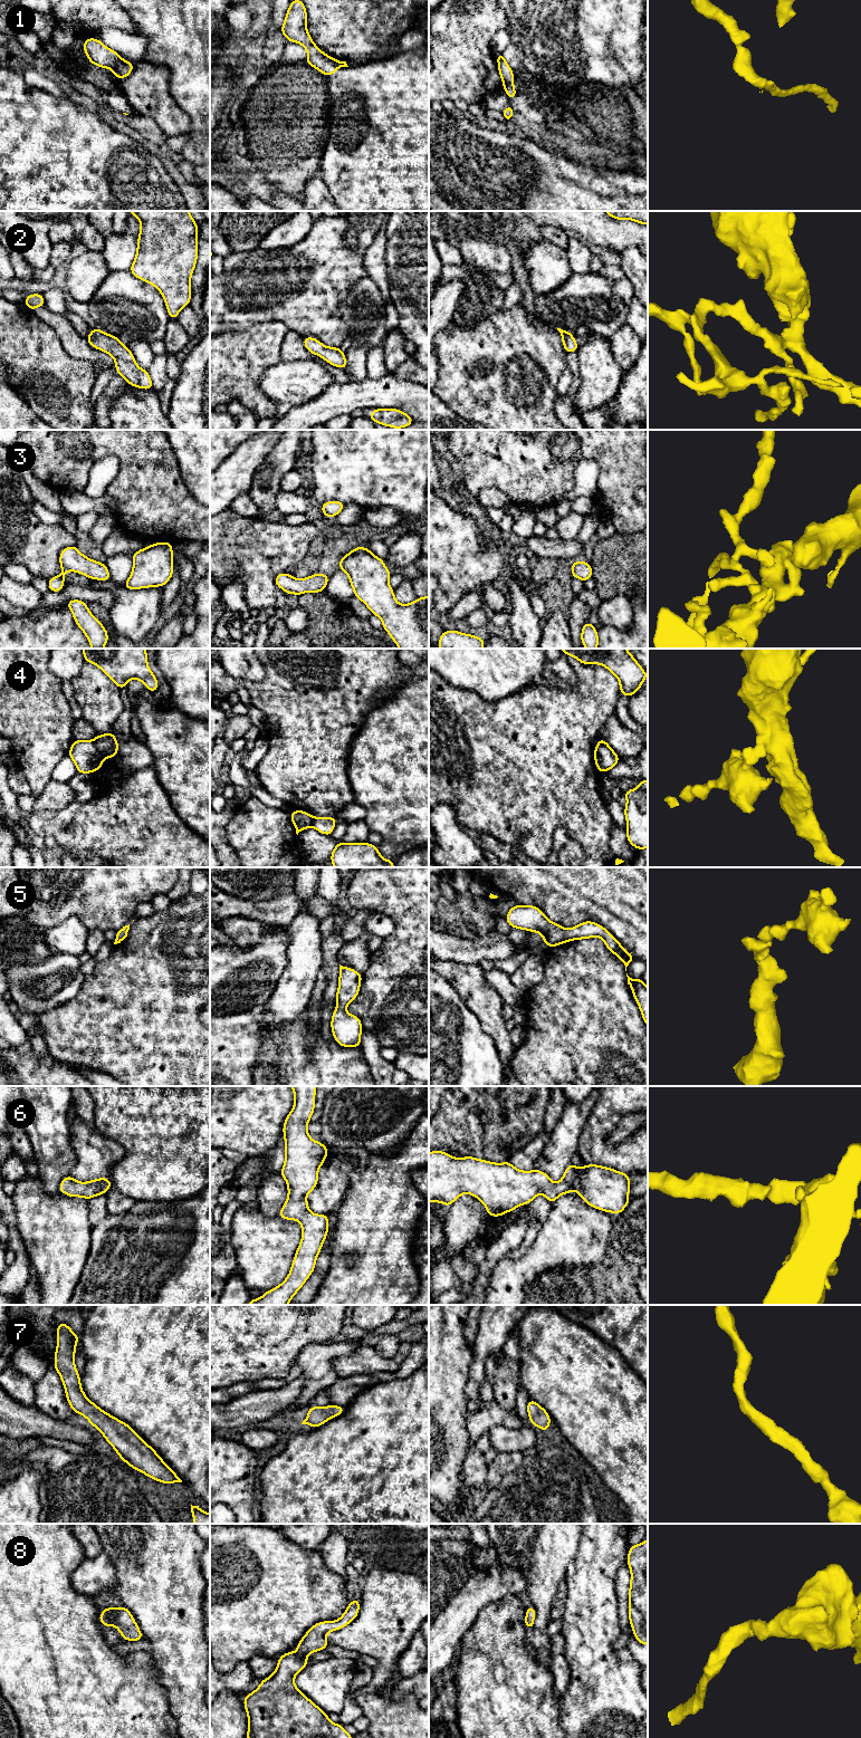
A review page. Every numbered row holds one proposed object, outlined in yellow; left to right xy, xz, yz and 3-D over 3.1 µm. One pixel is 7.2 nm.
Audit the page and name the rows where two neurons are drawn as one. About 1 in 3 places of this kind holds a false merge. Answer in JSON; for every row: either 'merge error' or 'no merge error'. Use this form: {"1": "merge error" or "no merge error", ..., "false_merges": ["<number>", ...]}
{"1": "merge error", "2": "no merge error", "3": "no merge error", "4": "merge error", "5": "no merge error", "6": "no merge error", "7": "no merge error", "8": "no merge error", "false_merges": ["1", "4"]}

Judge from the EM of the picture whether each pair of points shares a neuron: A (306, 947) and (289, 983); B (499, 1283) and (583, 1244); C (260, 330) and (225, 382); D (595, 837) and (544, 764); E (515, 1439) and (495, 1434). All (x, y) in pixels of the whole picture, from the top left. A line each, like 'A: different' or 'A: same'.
A: same
B: same
C: same
D: same
E: same

